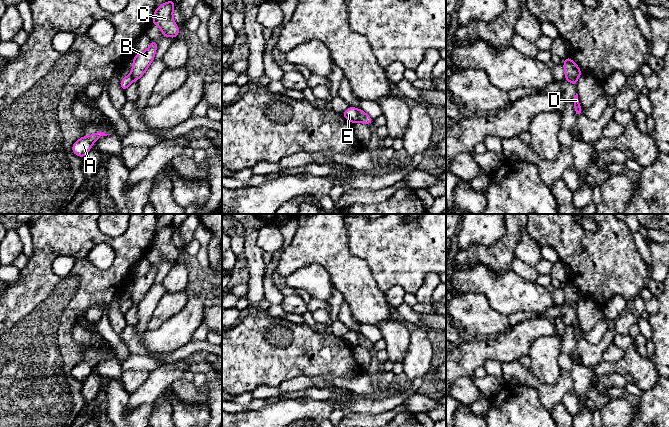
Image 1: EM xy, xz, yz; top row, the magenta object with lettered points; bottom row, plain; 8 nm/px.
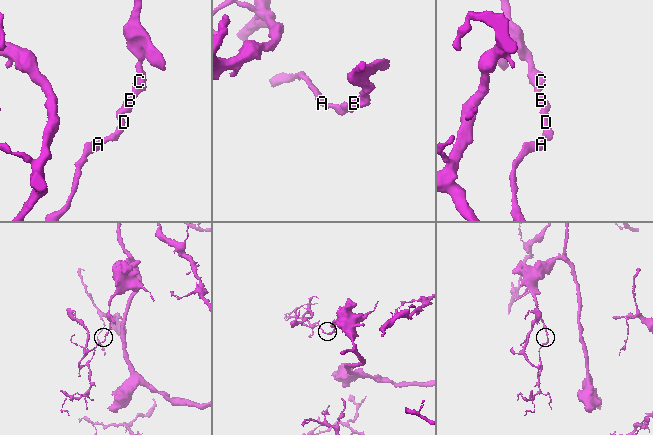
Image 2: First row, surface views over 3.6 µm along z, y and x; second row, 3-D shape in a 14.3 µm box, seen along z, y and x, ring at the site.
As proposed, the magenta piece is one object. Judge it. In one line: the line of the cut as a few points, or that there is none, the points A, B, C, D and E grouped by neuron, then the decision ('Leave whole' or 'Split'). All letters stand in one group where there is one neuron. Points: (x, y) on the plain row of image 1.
Split along xz (357, 333), (359, 344). Groups: A D E / B C. Split

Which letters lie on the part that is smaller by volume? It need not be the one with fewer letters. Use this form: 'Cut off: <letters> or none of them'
Cut off: A, D, E

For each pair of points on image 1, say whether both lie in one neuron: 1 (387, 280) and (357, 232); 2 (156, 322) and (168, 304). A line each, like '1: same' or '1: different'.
1: same
2: same

